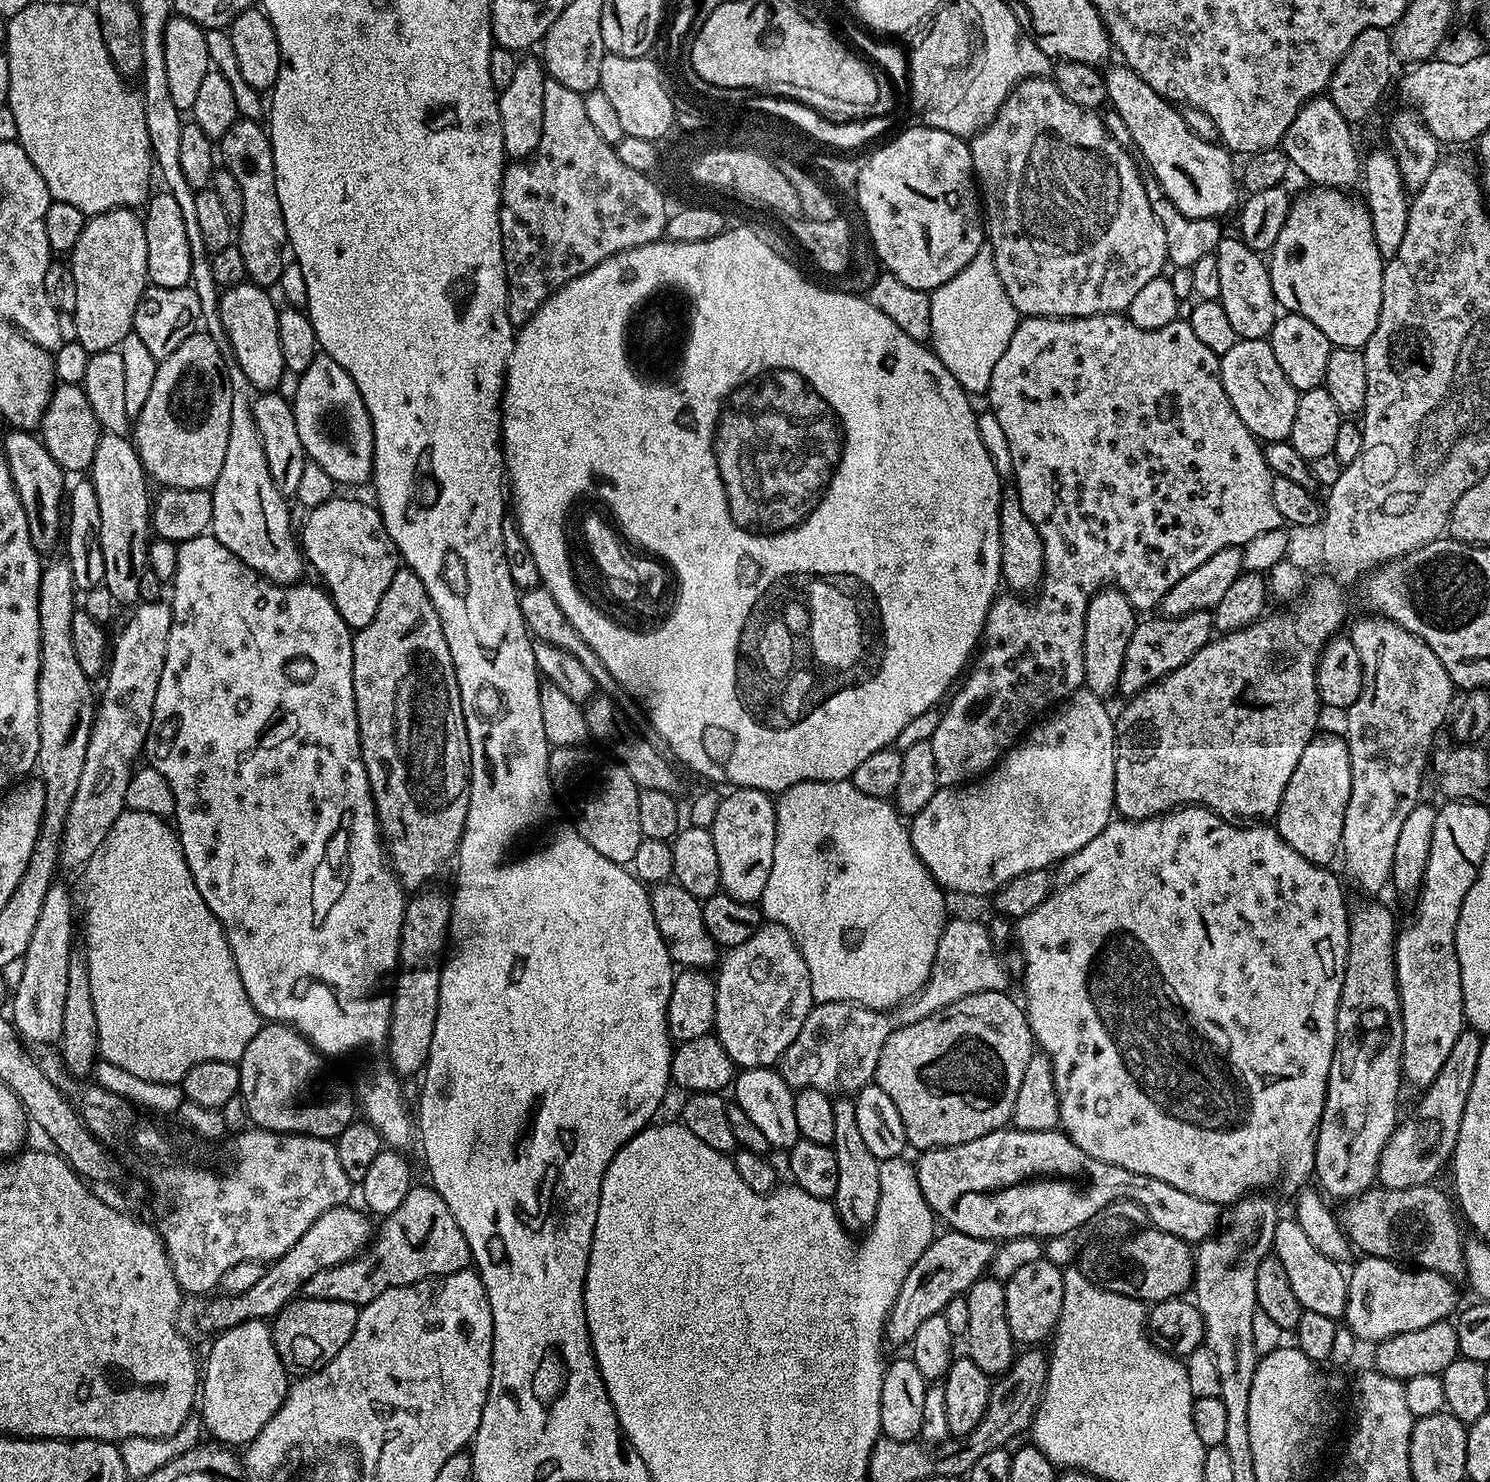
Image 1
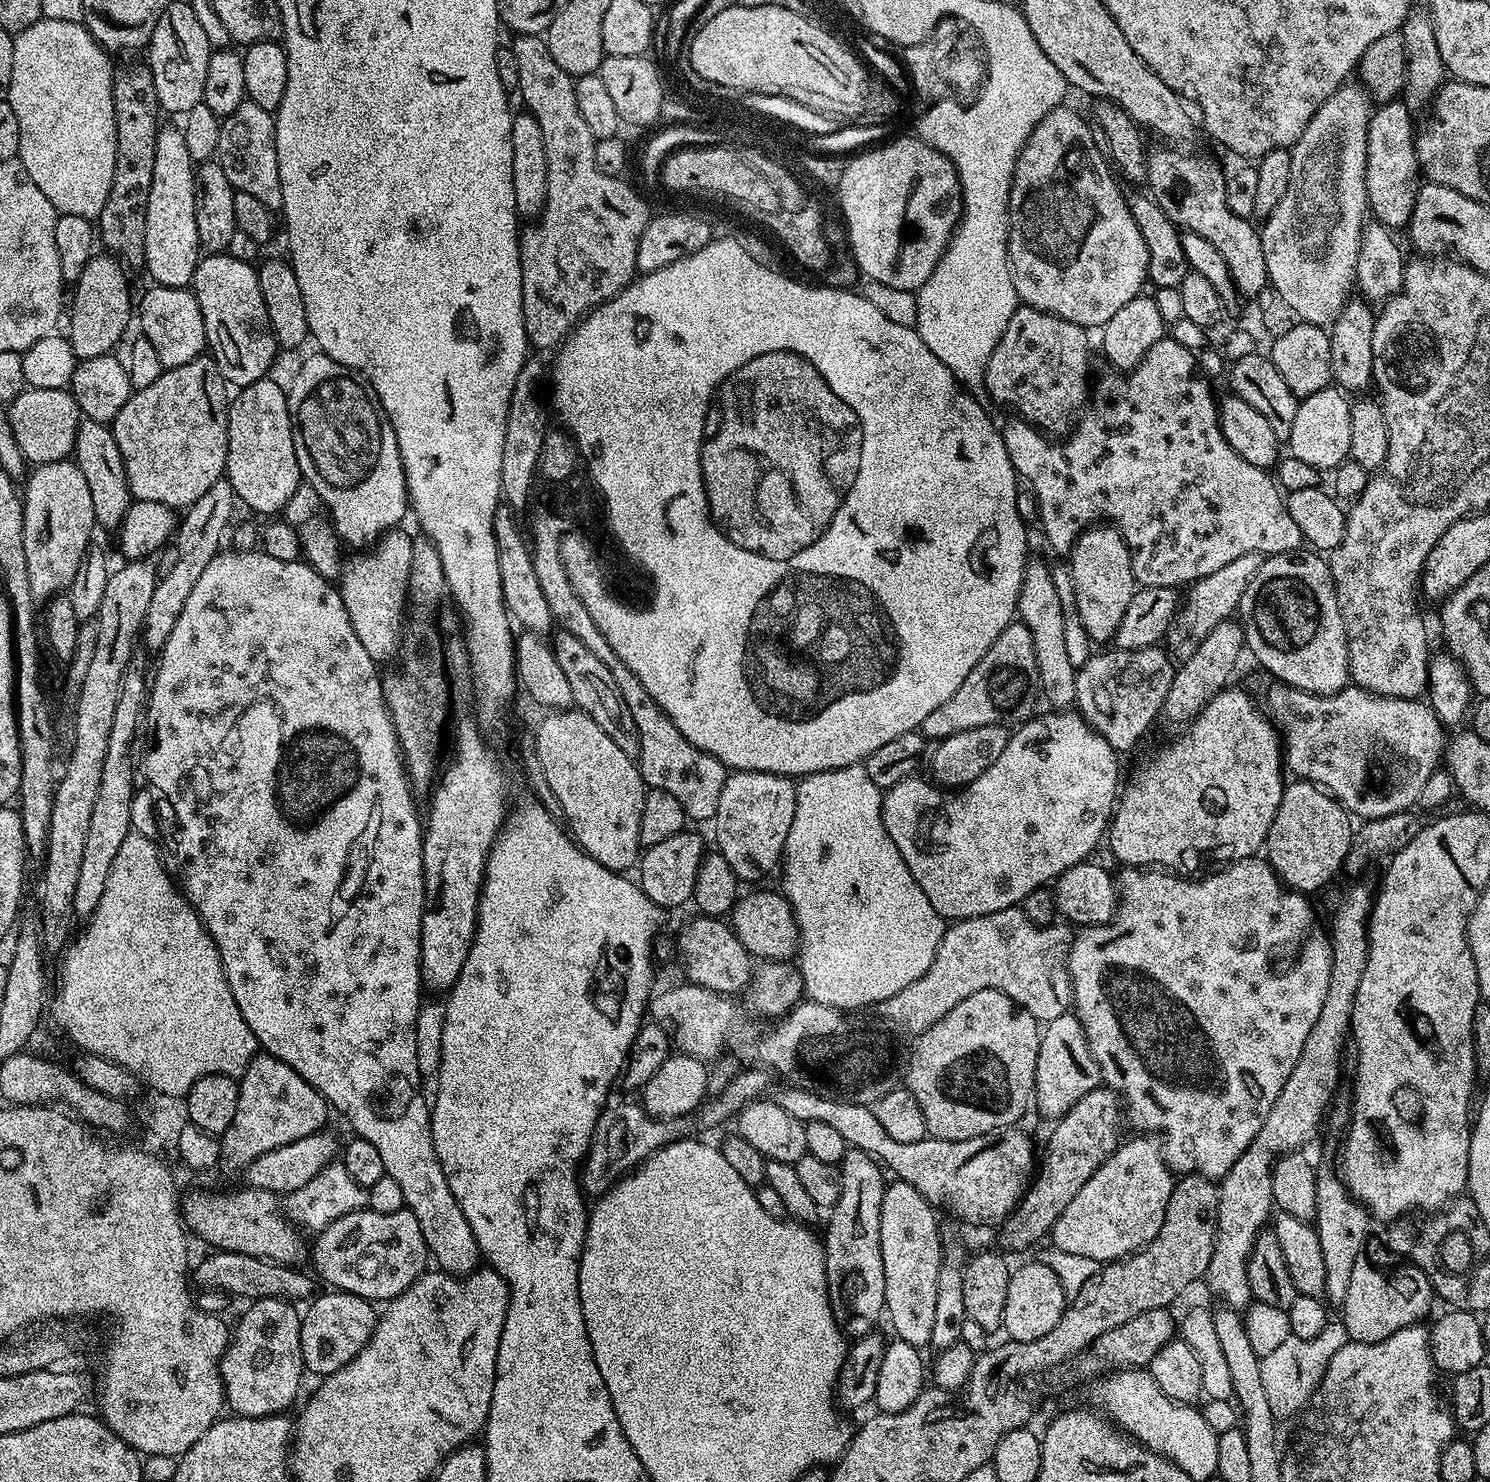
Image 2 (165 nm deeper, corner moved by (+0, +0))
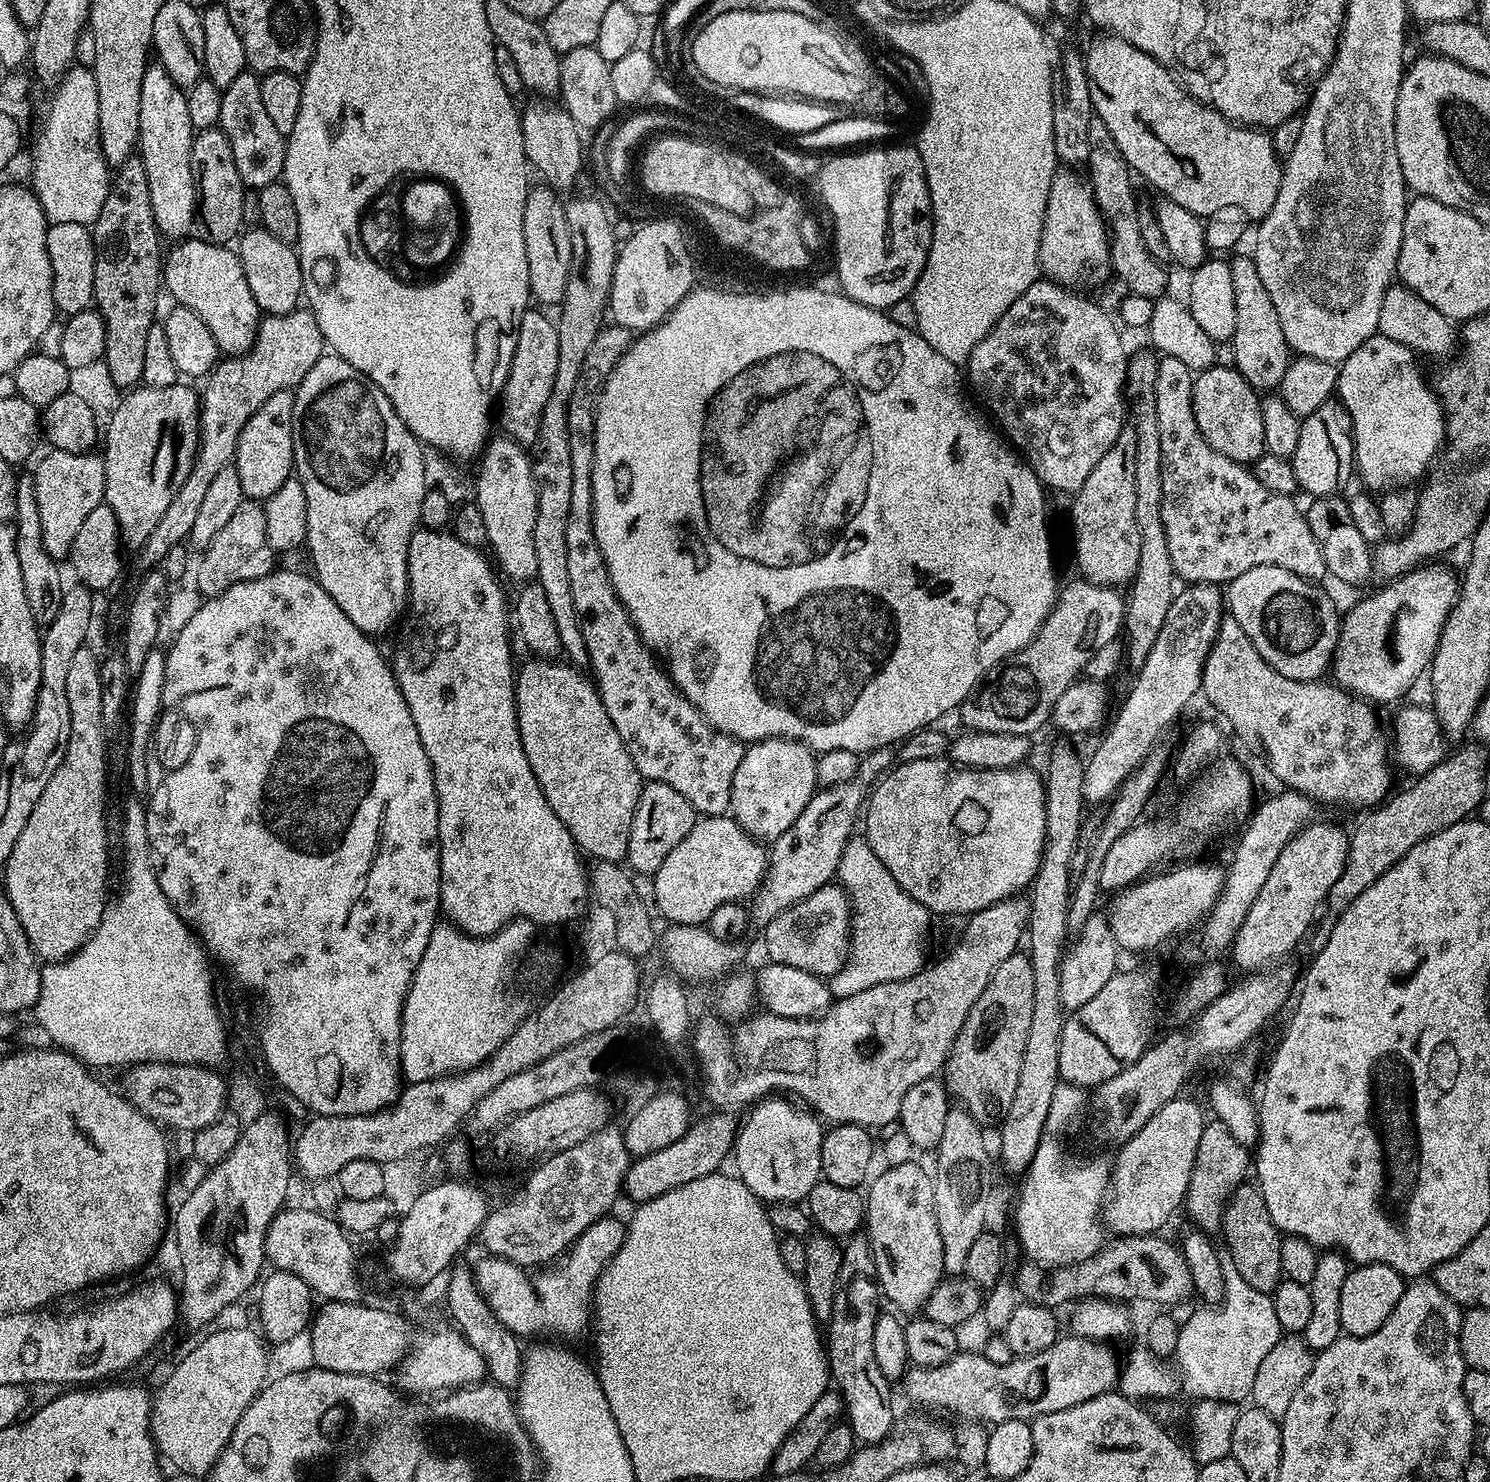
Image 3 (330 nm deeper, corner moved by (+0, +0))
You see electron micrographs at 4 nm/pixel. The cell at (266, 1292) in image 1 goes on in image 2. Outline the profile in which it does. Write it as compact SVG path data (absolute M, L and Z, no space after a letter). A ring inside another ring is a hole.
M408 1208L394 1214L378 1214L371 1210L342 1214L342 1218L330 1222L330 1226L321 1230L315 1239L310 1244L310 1260L312 1256L312 1264L317 1272L315 1275L320 1275L333 1289L361 1296L363 1300L393 1300L406 1291L419 1276L423 1276L430 1264L430 1253L424 1241L422 1226Z

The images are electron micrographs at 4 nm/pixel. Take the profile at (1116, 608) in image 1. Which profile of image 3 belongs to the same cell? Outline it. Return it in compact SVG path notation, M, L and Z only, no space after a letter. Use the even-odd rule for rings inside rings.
M1125 426L1118 434L1118 438L1114 442L1114 446L1110 446L1110 450L1106 450L1106 454L1102 454L1098 466L1094 466L1094 470L1090 470L1090 478L1086 478L1086 482L1082 482L1080 489L1071 497L1072 500L1072 544L1076 547L1076 564L1080 567L1079 575L1083 579L1089 580L1091 584L1101 584L1107 588L1119 589L1120 584L1123 586L1131 585L1132 580L1136 576L1138 570L1138 558L1140 557L1140 531L1138 530L1138 522L1134 518L1134 498L1135 498L1135 458L1137 451L1135 449L1135 430L1132 426Z

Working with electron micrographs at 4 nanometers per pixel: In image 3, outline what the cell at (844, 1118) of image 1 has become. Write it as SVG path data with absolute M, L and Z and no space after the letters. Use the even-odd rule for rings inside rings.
M853 1235L842 1248L840 1292L834 1296L834 1314L826 1328L826 1355L831 1379L835 1382L835 1385L837 1382L838 1385L836 1386L844 1398L847 1421L854 1430L857 1441L864 1444L876 1444L882 1438L888 1436L896 1421L896 1413L894 1414L890 1394L891 1381L885 1378L878 1366L878 1361L874 1358L874 1322L881 1311L882 1293L880 1281L876 1278L876 1263L872 1257L872 1248L863 1235Z

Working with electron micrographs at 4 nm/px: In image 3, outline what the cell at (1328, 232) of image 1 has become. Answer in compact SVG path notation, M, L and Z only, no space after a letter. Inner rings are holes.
M1377 334L1362 342L1362 346L1358 346L1358 350L1354 350L1354 354L1339 365L1336 392L1340 403L1350 414L1354 468L1365 489L1396 490L1408 486L1404 484L1411 480L1419 481L1429 471L1445 443L1446 417L1440 406L1440 397L1436 395L1433 385L1424 381L1416 360L1417 353L1411 348Z

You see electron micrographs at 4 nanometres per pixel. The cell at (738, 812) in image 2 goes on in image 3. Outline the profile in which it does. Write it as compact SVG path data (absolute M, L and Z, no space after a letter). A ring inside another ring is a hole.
M770 738L749 743L742 754L742 763L734 774L734 786L730 790L730 815L746 834L761 842L773 842L790 829L802 814L811 798L818 791L816 779L817 753L797 740Z

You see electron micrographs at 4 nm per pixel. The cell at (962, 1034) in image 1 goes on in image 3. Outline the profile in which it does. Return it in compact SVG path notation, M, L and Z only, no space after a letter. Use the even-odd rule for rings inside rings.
M1016 951L1006 958L998 970L994 970L992 981L982 990L978 1002L970 1010L962 1030L948 1055L948 1062L942 1069L944 1087L957 1105L968 1109L968 1113L981 1125L1004 1119L1006 1110L1014 1102L1014 1089L1018 1087L1018 1074L1022 1074L1022 1050L1026 1050L1026 1038L1030 1038L1030 1017L1034 1015L1034 970L1032 961L1023 951Z

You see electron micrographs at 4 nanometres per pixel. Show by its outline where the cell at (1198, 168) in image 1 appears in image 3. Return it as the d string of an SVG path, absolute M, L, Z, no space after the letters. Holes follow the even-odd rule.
M1251 255L1231 257L1230 278L1234 281L1234 311L1238 317L1234 321L1234 334L1230 341L1231 363L1257 393L1271 393L1279 389L1290 359L1286 334L1282 334L1282 322L1278 322L1278 310L1274 310L1274 302L1270 302L1266 286L1262 286L1258 266Z

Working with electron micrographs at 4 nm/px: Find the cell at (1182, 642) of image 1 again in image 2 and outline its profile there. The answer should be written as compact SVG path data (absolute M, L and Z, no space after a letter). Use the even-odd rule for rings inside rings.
M1152 645L1133 652L1117 648L1111 651L1081 663L1076 673L1075 705L1084 720L1106 738L1113 749L1124 754L1145 734L1156 716L1161 715L1176 666L1160 646Z

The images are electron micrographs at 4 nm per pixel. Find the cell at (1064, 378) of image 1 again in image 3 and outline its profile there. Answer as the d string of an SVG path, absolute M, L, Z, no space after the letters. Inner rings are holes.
M1161 359L1157 366L1156 382L1158 430L1161 431L1162 526L1166 532L1166 546L1170 550L1172 570L1189 585L1215 584L1227 586L1238 574L1254 570L1254 566L1273 564L1290 570L1302 578L1320 582L1328 576L1322 550L1308 525L1308 517L1286 494L1266 490L1252 473L1251 467L1218 454L1202 438L1194 418L1190 391L1190 371L1180 362L1167 364Z

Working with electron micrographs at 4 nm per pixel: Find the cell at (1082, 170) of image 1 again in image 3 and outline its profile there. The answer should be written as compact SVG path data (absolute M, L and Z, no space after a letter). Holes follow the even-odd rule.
M1060 170L1052 180L1050 194L1046 202L1046 214L1042 226L1042 238L1037 258L1039 260L1039 271L1047 279L1053 280L1056 284L1063 284L1065 288L1073 290L1088 290L1095 284L1103 282L1110 276L1109 269L1105 267L1109 263L1108 258L1108 228L1104 225L1102 214L1096 205L1096 199L1092 193L1091 183L1087 179L1075 176L1075 171Z

